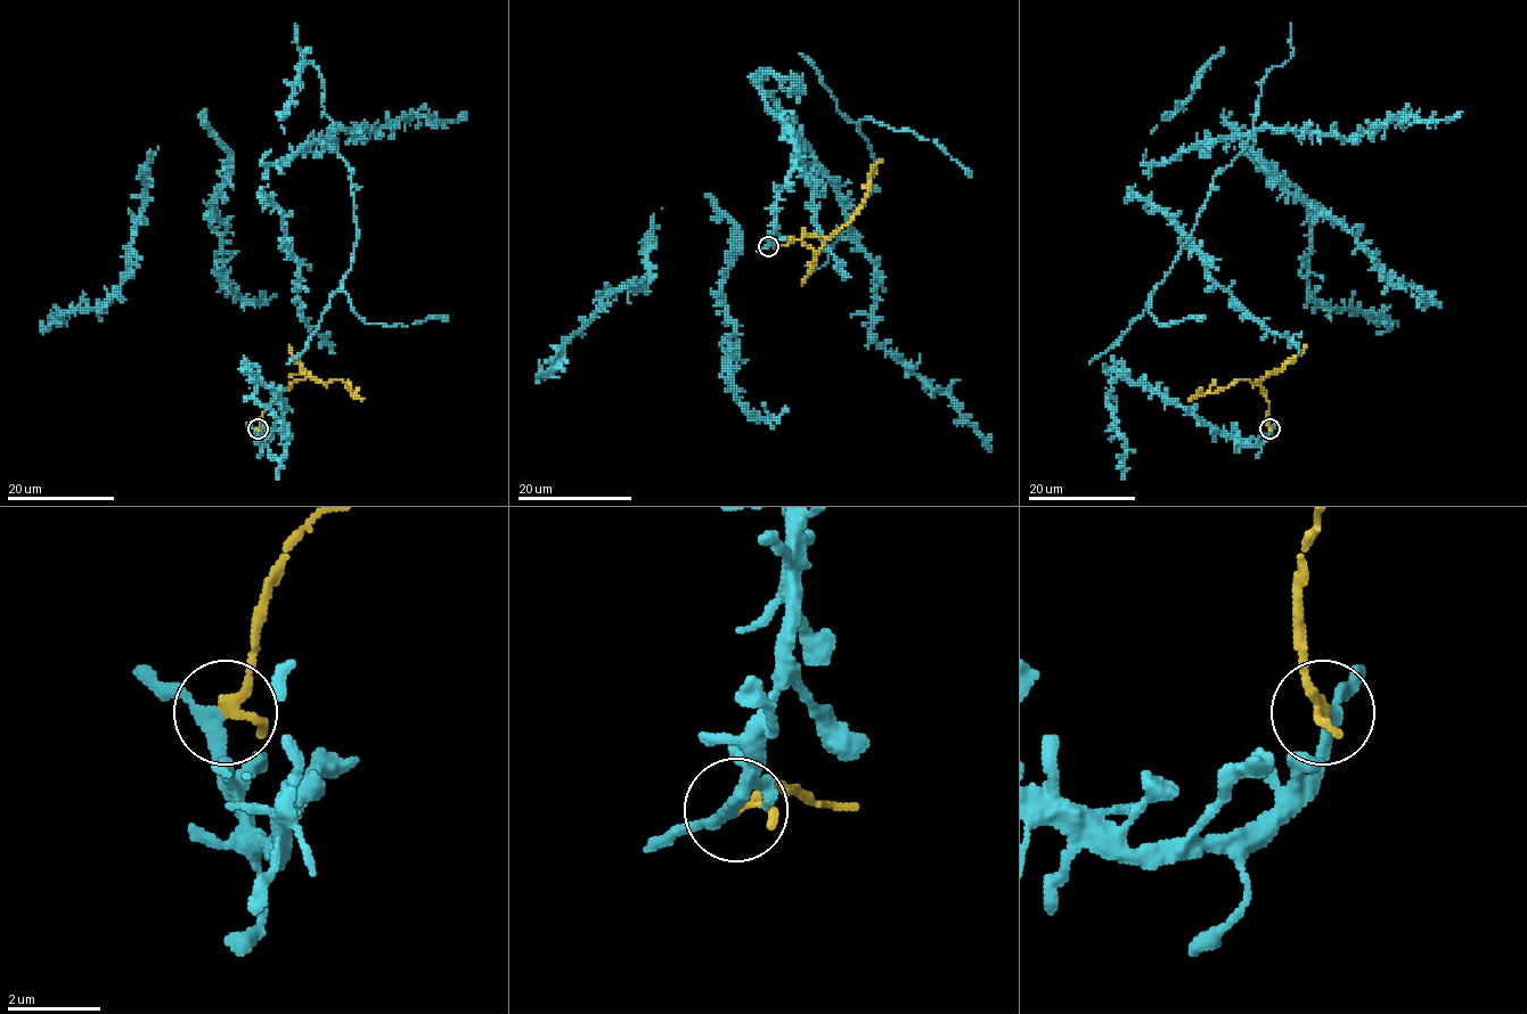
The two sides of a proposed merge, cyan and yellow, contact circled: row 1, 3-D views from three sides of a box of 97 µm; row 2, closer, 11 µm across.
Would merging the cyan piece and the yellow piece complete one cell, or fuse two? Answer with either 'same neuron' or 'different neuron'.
different neuron

